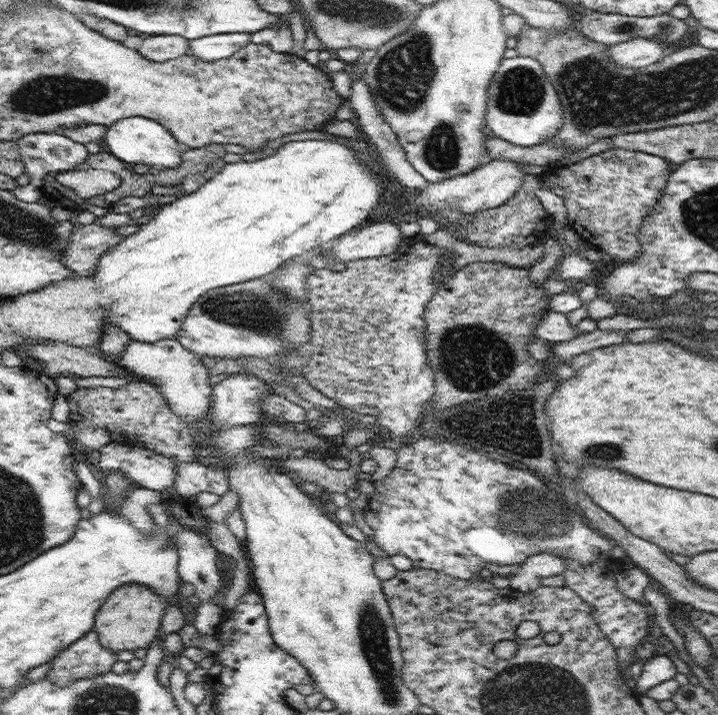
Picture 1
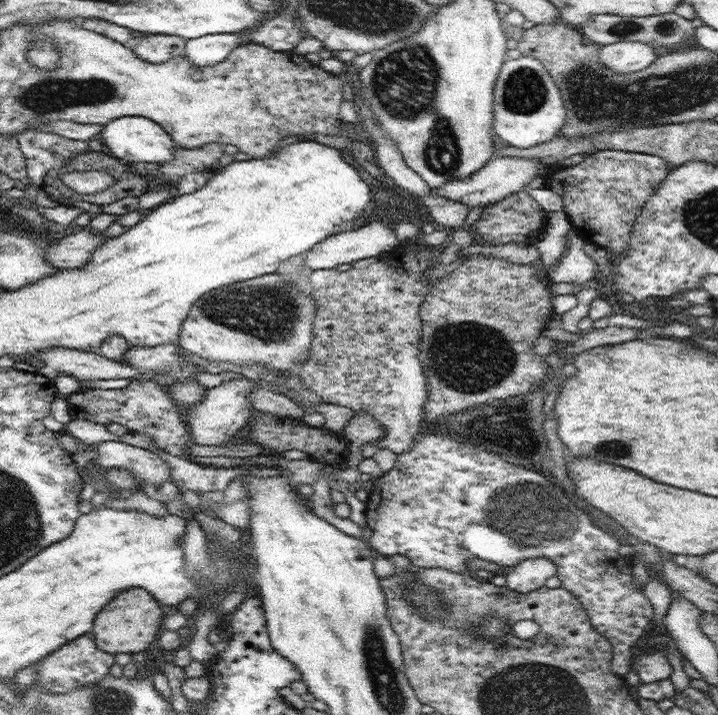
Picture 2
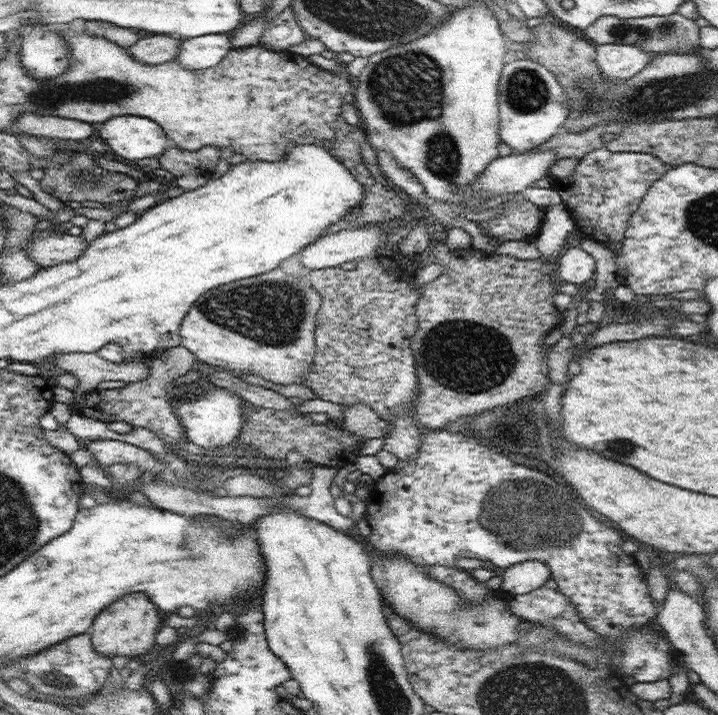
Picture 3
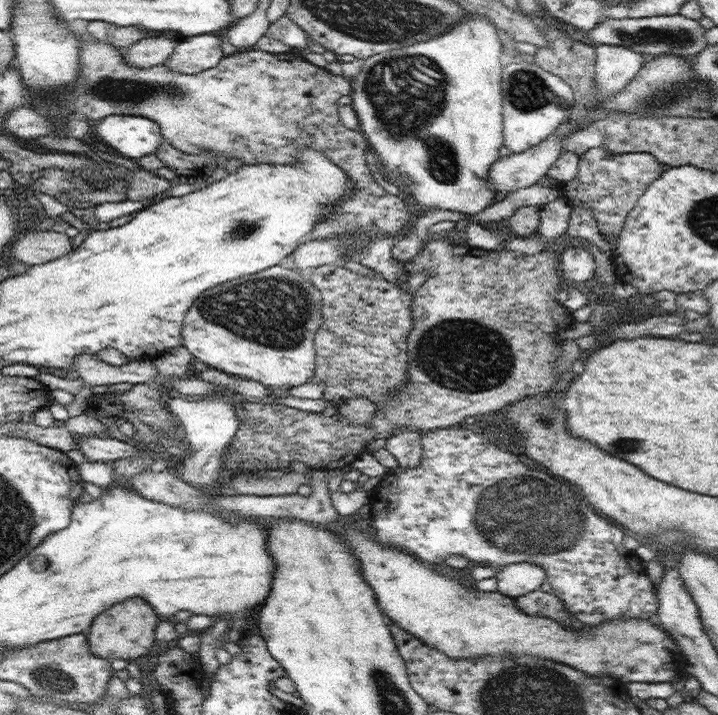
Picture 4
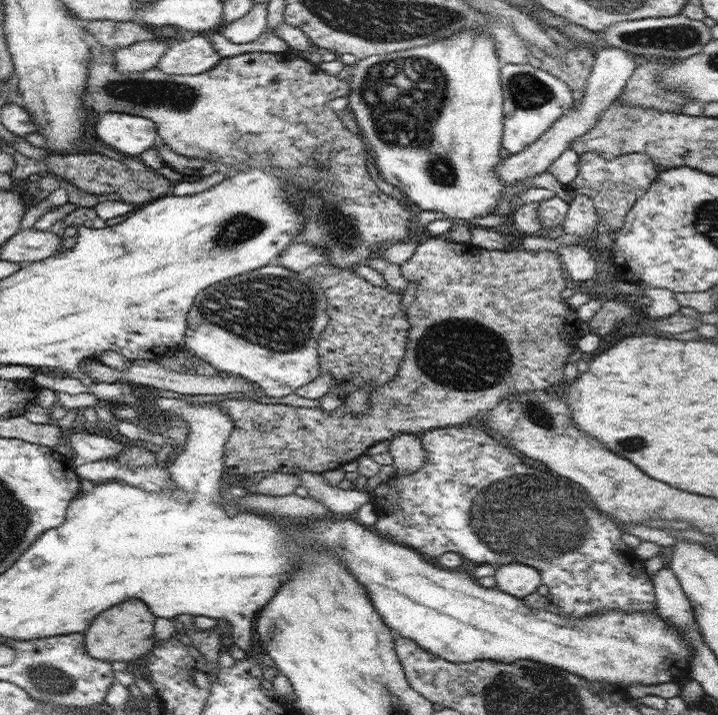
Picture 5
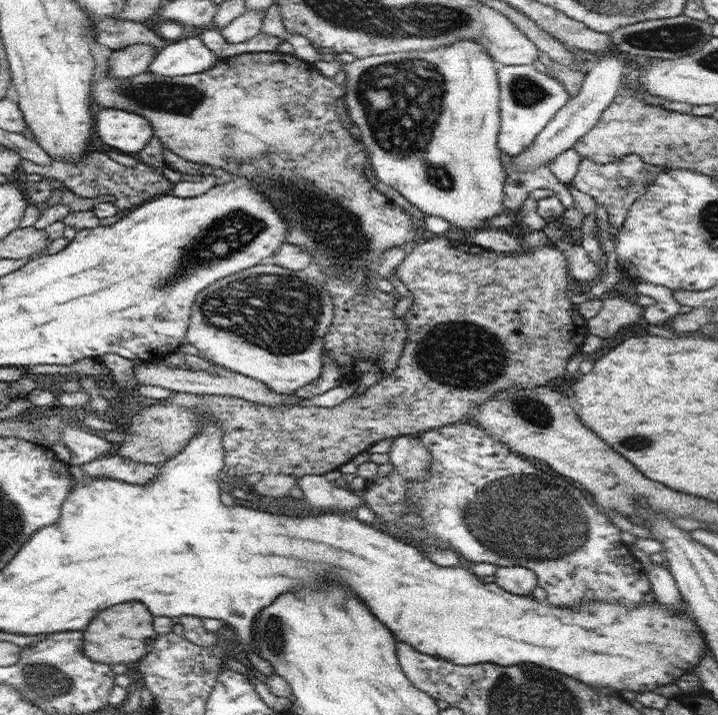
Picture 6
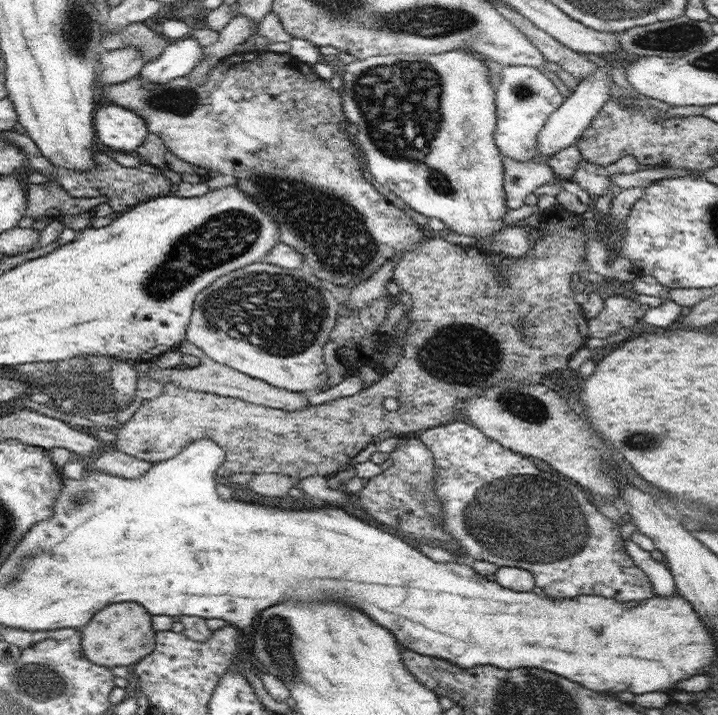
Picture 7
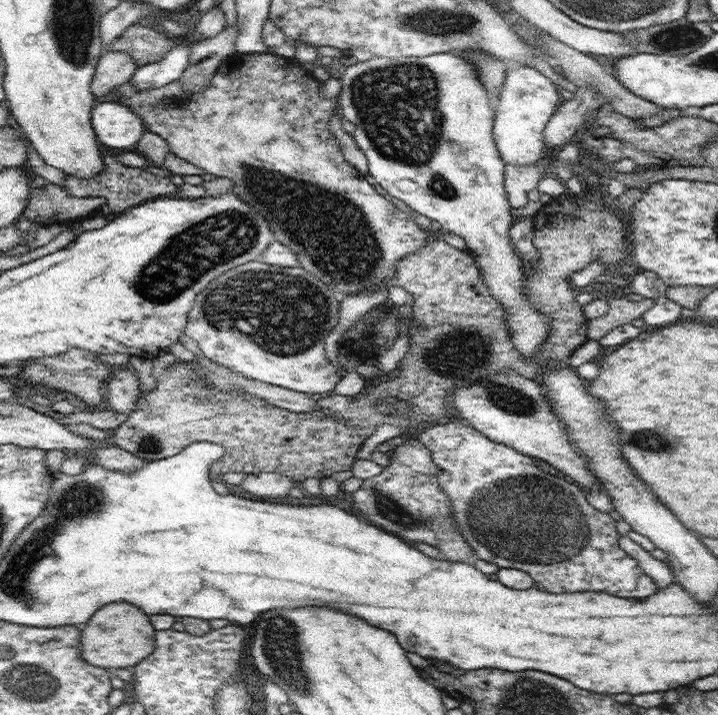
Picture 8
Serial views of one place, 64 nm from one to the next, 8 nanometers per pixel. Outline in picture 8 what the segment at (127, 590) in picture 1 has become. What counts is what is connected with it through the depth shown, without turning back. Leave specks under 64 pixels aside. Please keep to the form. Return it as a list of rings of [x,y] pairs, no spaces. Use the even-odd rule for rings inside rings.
[[[116,602],[104,606],[94,614],[94,618],[81,630],[81,643],[84,660],[94,667],[102,667],[112,672],[136,666],[143,658],[154,652],[154,627],[150,617],[146,616],[138,606],[130,606],[126,602]]]

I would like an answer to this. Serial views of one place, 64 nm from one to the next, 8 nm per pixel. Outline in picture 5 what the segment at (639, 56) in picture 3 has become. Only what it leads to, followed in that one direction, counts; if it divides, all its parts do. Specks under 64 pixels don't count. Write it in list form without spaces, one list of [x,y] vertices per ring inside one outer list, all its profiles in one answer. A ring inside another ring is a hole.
[[[606,45],[596,48],[592,73],[586,80],[584,98],[580,106],[578,108],[571,107],[571,110],[563,114],[558,119],[558,122],[555,122],[540,138],[536,139],[534,144],[518,154],[511,154],[510,157],[501,160],[497,164],[495,173],[499,174],[503,186],[516,186],[517,182],[522,182],[527,178],[546,172],[550,164],[564,150],[570,149],[571,142],[576,137],[586,134],[595,125],[605,108],[608,108],[610,104],[621,96],[621,92],[627,86],[628,80],[632,77],[636,67],[636,58],[627,50],[620,50],[620,48]]]

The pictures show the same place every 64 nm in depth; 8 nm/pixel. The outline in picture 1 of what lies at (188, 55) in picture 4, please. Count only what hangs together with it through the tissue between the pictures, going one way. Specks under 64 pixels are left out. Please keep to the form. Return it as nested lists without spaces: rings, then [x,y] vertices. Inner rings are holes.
[[[231,32],[230,34],[212,34],[194,40],[189,40],[192,56],[214,62],[218,59],[230,58],[239,52],[252,40],[252,35],[247,32]]]

